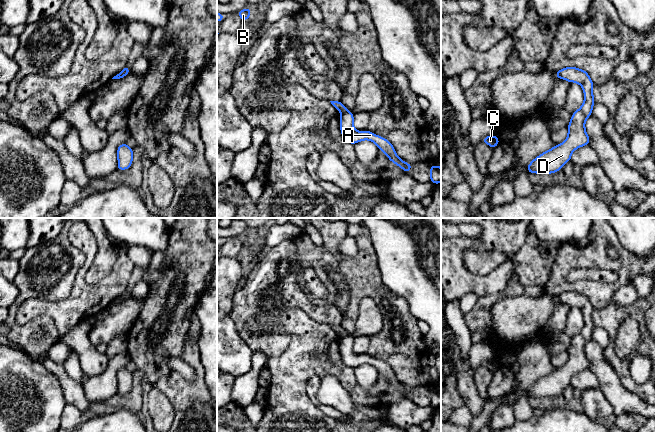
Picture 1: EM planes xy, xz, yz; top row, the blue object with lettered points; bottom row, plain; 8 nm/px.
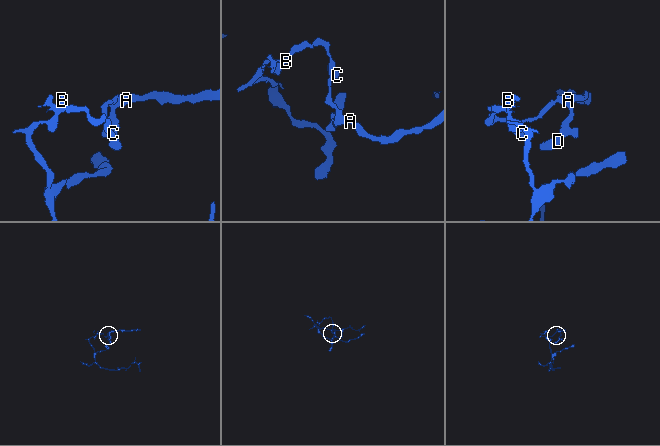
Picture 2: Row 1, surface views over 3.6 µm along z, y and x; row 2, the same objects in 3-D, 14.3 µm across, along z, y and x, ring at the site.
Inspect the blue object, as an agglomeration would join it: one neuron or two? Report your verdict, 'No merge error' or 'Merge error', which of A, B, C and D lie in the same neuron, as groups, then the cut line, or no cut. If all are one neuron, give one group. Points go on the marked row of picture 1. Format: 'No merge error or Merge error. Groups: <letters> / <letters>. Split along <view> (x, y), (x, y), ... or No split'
Merge error. Groups: A D / B C. Split along xz (347, 110), (341, 114)

